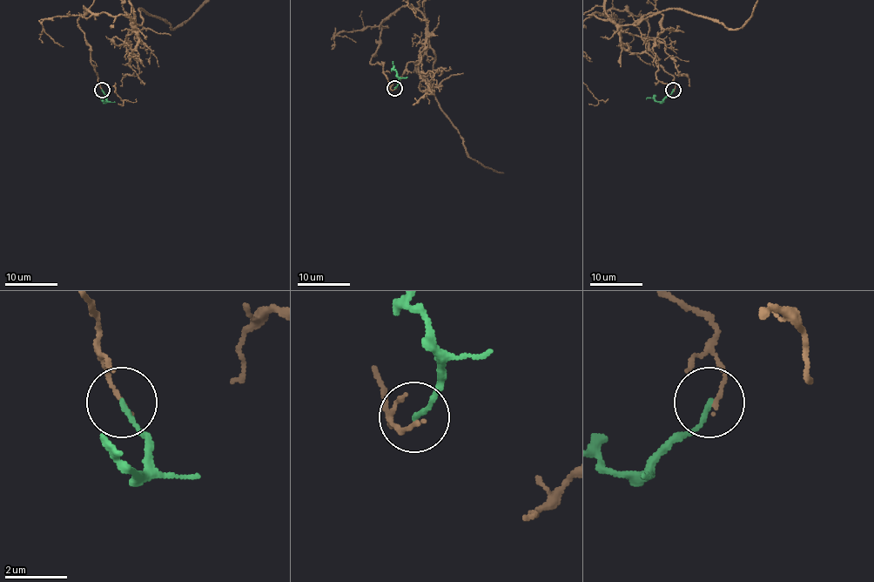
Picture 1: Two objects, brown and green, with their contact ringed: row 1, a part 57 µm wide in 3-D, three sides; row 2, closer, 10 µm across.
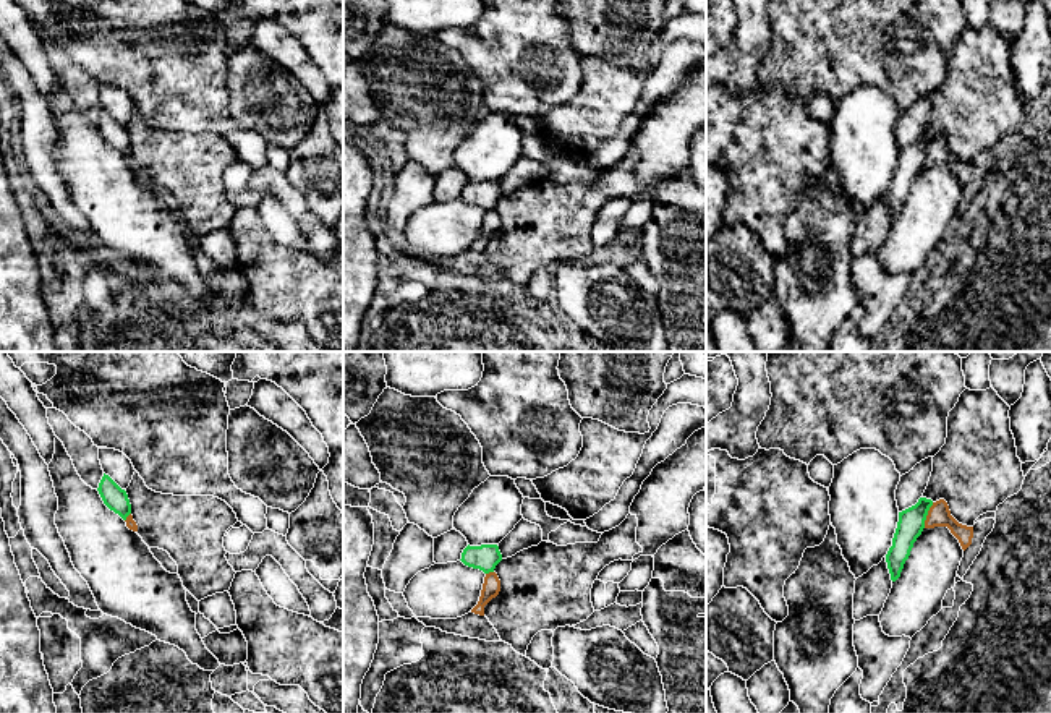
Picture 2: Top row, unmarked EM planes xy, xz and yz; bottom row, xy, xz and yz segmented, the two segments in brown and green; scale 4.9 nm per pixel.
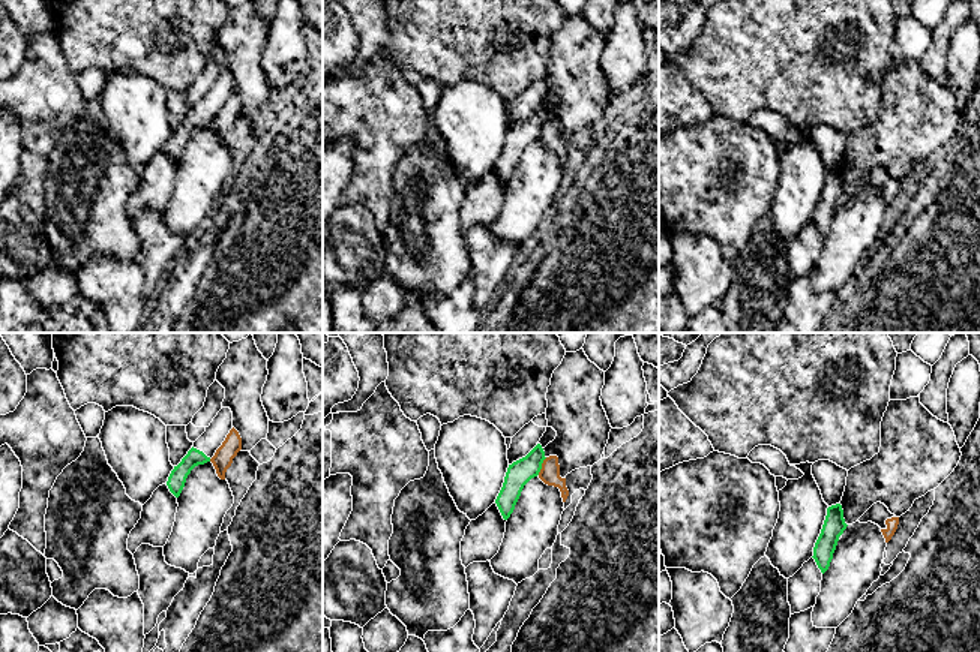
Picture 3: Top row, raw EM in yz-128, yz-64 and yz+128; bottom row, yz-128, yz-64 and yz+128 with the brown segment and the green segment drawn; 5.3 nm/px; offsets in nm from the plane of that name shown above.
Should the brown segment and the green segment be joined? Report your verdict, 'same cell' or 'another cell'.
another cell

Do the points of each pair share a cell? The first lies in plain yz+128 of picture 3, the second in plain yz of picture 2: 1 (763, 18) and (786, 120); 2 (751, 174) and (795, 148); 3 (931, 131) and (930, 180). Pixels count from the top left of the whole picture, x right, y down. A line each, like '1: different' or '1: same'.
1: different
2: same
3: different

